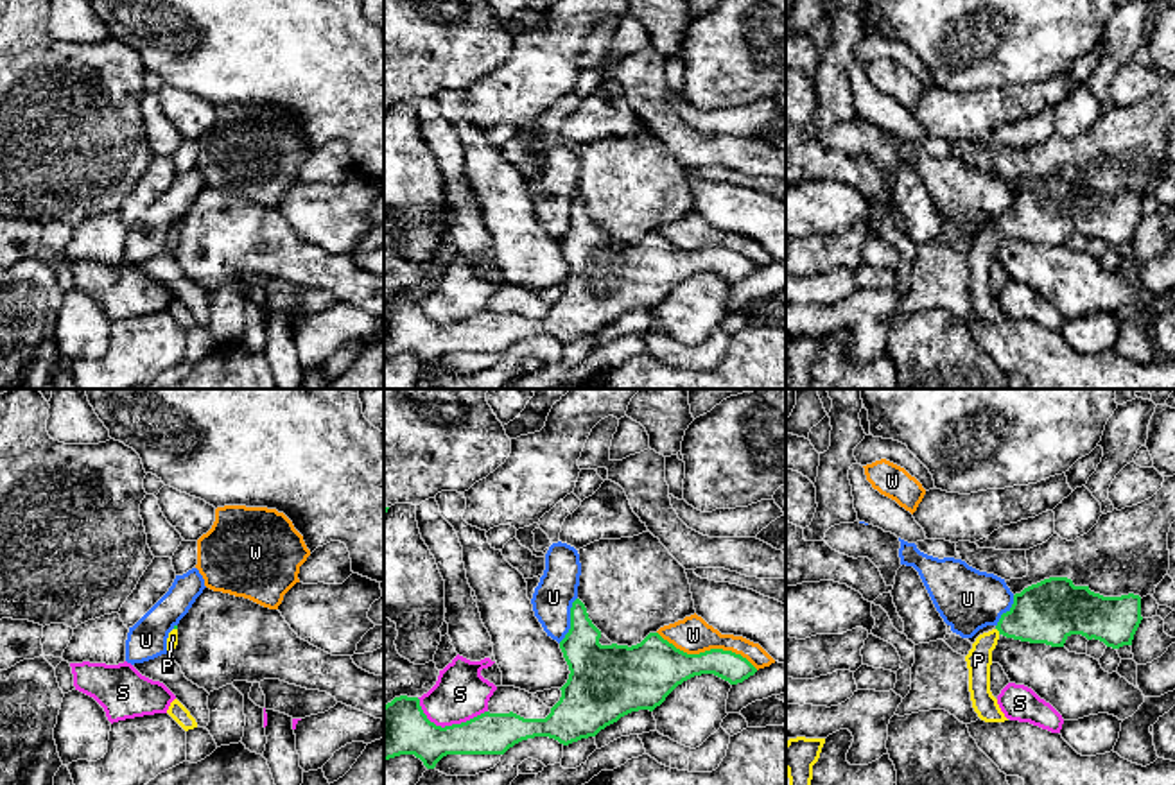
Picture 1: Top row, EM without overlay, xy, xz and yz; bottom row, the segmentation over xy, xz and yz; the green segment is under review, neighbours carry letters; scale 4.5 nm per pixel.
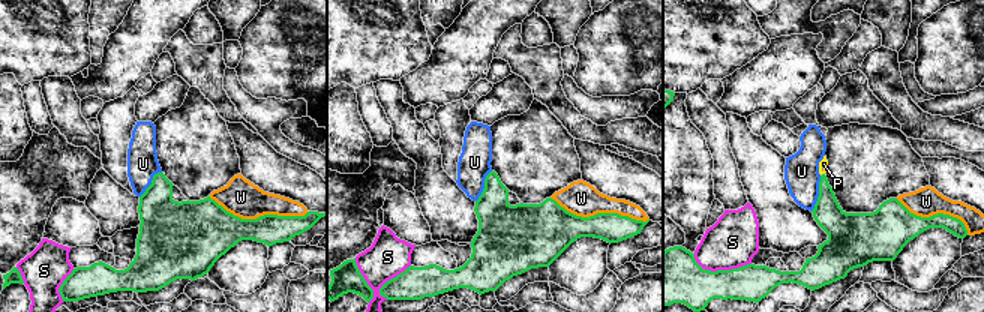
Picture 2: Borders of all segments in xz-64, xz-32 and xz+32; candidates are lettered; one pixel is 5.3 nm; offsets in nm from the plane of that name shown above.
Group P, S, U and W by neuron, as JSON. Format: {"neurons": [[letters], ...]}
{"neurons": [["P"], ["S"], ["U"], ["W"]]}

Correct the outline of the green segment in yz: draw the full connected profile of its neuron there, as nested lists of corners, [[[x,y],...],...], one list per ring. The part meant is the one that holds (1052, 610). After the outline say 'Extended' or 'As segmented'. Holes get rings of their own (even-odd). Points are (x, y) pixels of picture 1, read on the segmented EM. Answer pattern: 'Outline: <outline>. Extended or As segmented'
Outline: [[[1049,577],[1014,595],[997,625],[983,633],[965,656],[972,708],[985,722],[1008,720],[990,692],[992,651],[999,636],[1064,647],[1071,634],[1100,640],[1107,647],[1132,645],[1141,624],[1141,597],[1103,597],[1067,577]]]. Extended

